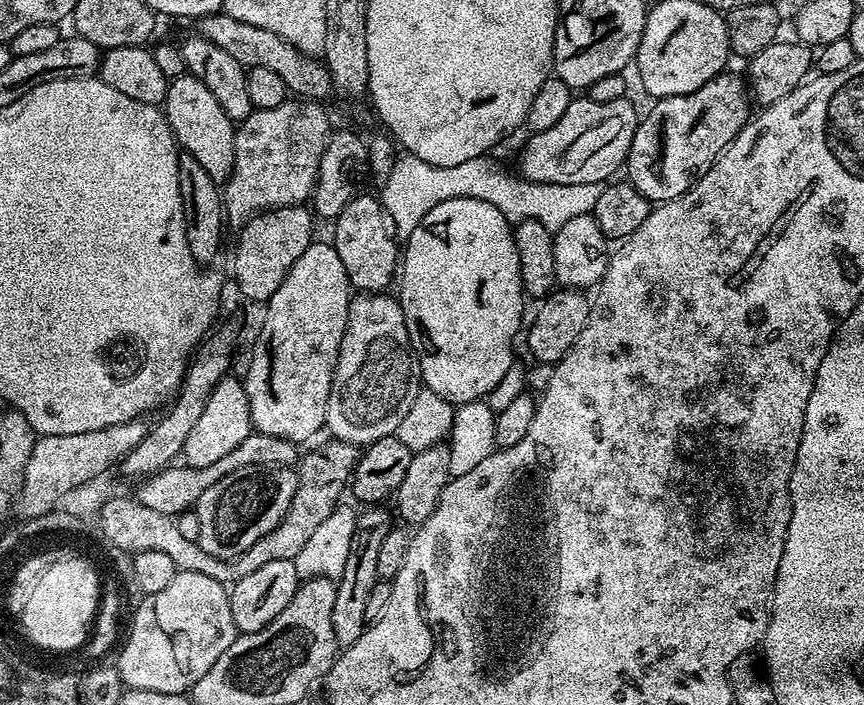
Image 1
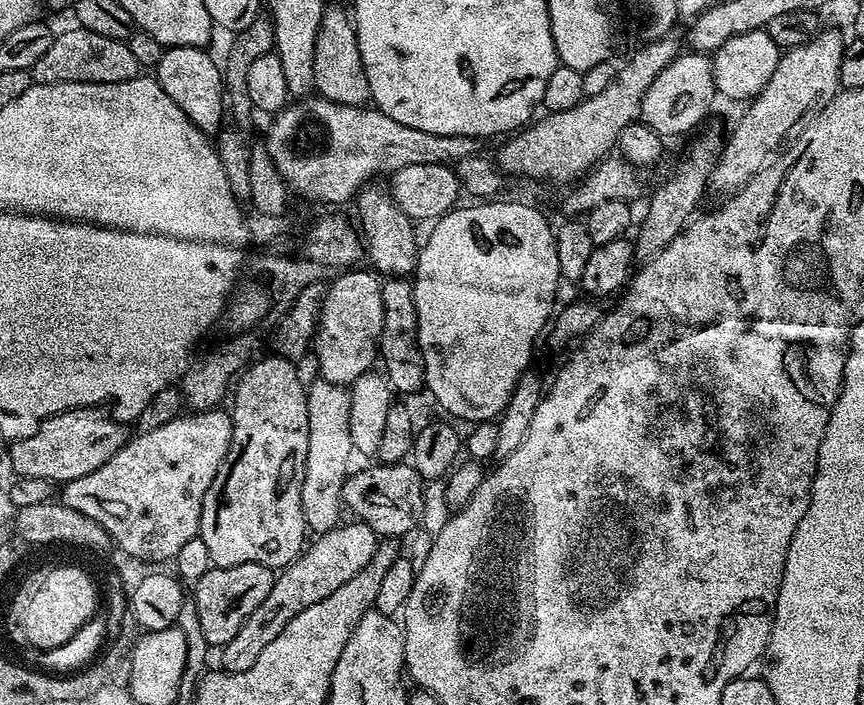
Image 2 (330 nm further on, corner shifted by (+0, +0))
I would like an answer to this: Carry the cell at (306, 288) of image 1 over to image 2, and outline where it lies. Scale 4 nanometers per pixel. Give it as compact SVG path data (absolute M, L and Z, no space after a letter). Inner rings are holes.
M348 270L324 293L324 304L320 307L320 323L314 337L314 356L320 367L319 375L332 384L351 386L358 377L369 371L378 360L378 345L382 334L381 281L371 271Z

